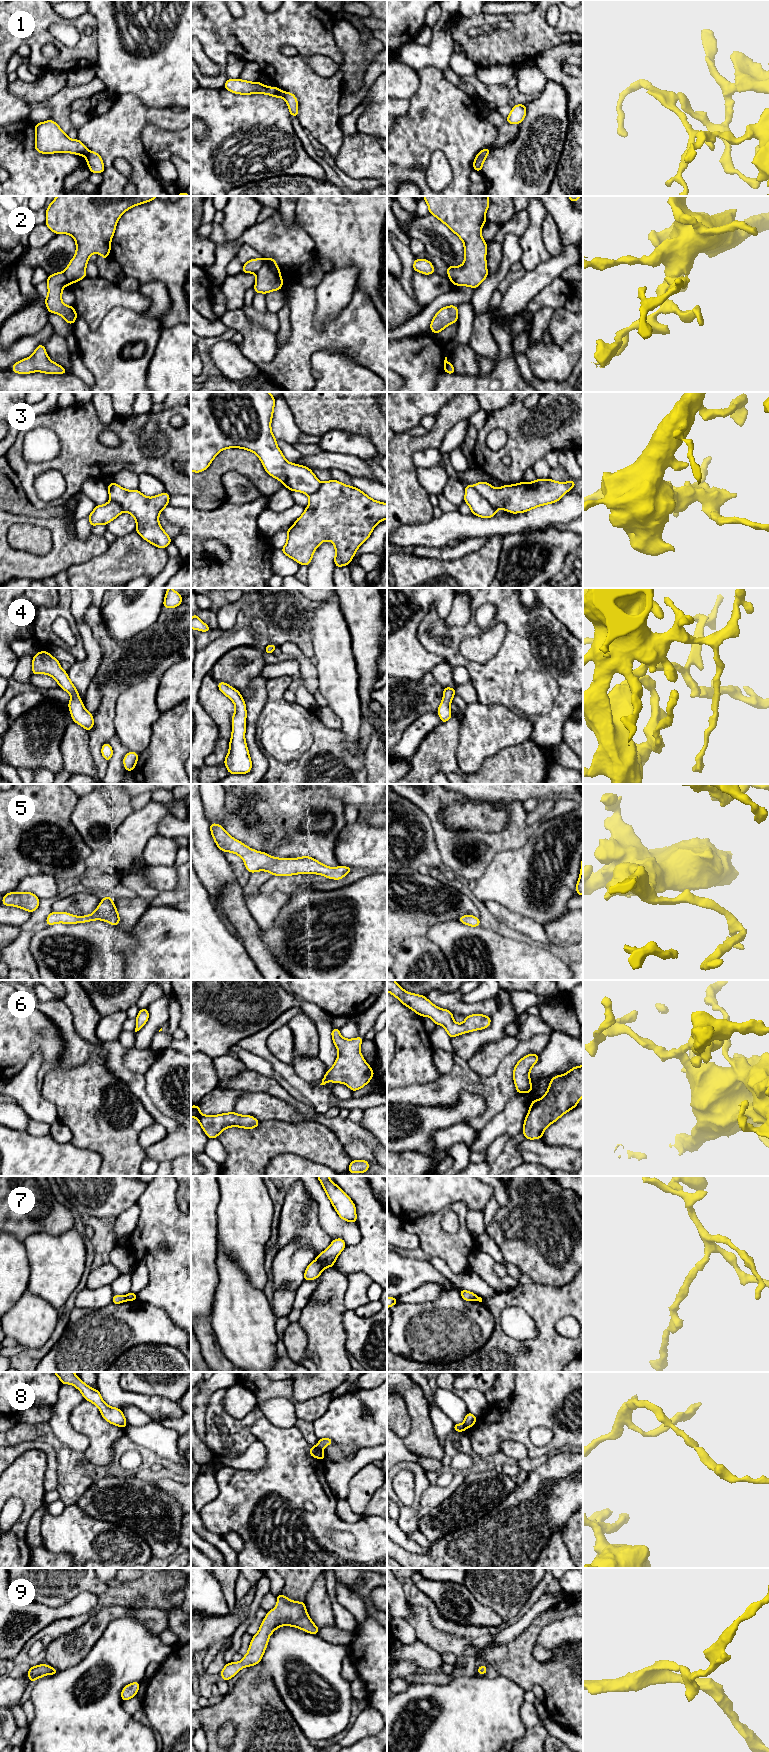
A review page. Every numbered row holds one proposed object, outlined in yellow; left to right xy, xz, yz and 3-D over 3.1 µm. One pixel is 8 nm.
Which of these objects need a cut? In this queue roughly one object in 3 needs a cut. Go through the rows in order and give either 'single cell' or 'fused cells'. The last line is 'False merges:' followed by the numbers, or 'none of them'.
1: fused cells
2: fused cells
3: fused cells
4: single cell
5: single cell
6: single cell
7: fused cells
8: fused cells
9: single cell
False merges: 1, 2, 3, 7, 8

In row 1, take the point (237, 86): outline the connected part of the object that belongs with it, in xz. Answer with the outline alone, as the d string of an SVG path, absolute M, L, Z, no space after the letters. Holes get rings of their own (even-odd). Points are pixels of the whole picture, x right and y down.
M227 79L224 88L232 93L241 95L250 94L266 94L276 98L285 98L284 92L278 87L269 87L257 82L249 82L246 80L237 79Z

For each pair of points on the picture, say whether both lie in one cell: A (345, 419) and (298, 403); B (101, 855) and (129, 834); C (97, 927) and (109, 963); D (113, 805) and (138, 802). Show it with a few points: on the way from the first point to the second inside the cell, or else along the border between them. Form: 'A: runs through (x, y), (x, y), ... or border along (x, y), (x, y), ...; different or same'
A: runs through (333, 407), (329, 403), (310, 403); same
B: border along (109, 845), (111, 871); different
C: runs through (97, 936), (97, 943), (102, 950), (102, 954); same
D: border along (130, 798), (130, 804), (134, 810); different

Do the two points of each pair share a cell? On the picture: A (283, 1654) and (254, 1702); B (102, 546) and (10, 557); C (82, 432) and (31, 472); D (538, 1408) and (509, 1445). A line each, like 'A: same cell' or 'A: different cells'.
A: different cells
B: same cell
C: same cell
D: different cells

